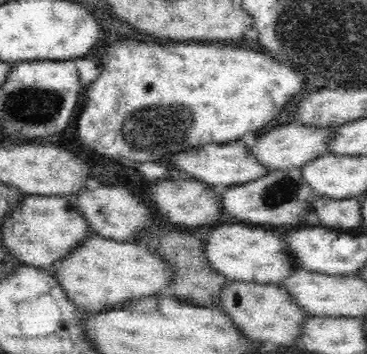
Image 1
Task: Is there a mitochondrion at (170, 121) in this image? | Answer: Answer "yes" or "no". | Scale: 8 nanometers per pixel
yes

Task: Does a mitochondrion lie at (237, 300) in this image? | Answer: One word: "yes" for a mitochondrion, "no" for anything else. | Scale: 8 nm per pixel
no

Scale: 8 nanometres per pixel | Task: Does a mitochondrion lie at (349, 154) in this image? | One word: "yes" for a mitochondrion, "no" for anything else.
no

